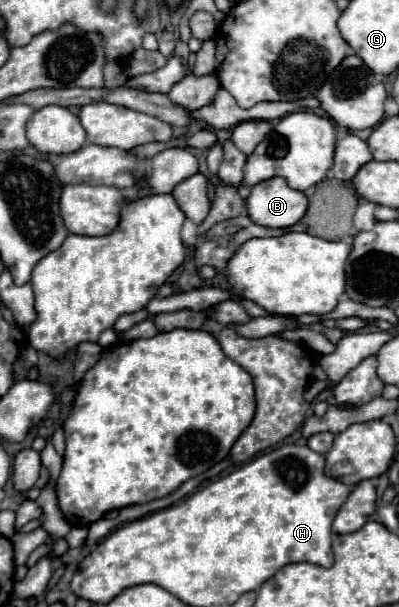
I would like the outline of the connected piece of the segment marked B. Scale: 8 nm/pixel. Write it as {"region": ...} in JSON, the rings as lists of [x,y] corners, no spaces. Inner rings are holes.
{"region":[[[272,177],[252,187],[246,207],[248,217],[256,225],[286,229],[302,219],[308,207],[308,199],[302,191],[290,189],[282,177]]]}

